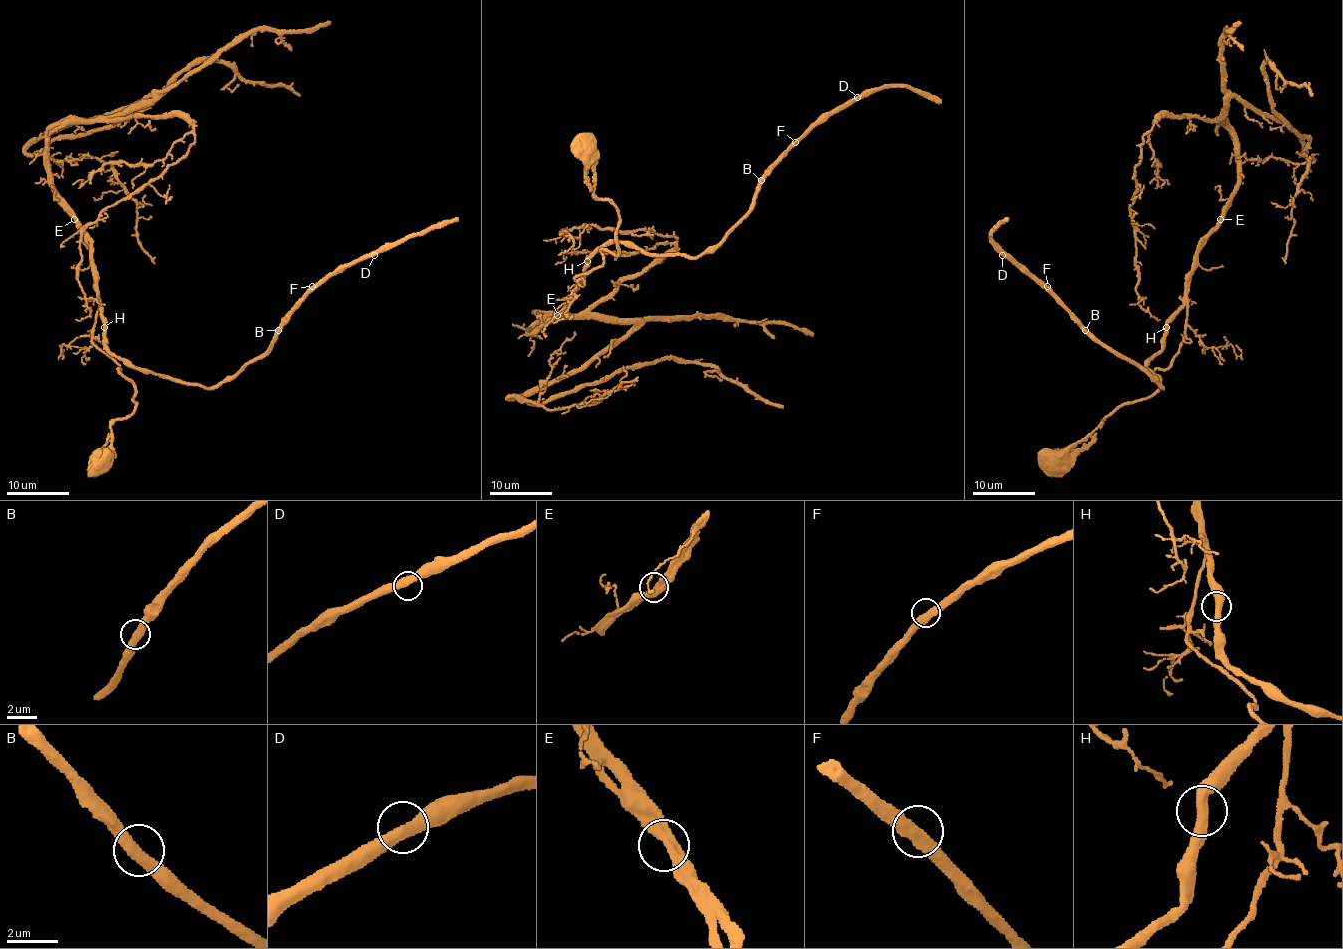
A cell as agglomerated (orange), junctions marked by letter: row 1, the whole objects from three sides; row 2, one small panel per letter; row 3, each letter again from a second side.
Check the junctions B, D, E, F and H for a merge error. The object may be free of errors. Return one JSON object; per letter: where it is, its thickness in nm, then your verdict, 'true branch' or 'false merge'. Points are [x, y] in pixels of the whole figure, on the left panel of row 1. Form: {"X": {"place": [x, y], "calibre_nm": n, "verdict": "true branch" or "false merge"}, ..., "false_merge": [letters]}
{"B": {"place": [278, 330], "calibre_nm": 440, "verdict": "true branch"}, "D": {"place": [374, 255], "calibre_nm": 440, "verdict": "true branch"}, "E": {"place": [74, 219], "calibre_nm": 440, "verdict": "true branch"}, "F": {"place": [312, 286], "calibre_nm": 460, "verdict": "true branch"}, "H": {"place": [104, 327], "calibre_nm": 440, "verdict": "true branch"}, "false_merge": []}

